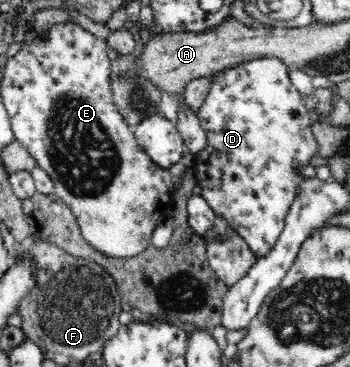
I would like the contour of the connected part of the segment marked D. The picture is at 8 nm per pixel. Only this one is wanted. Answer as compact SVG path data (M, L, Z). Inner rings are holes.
M274 58L248 60L232 69L218 72L209 80L204 103L197 111L206 132L206 147L194 155L192 165L201 196L226 220L226 225L244 239L256 259L264 257L277 242L285 226L292 202L306 177L301 167L310 165L319 143L311 130L315 117L308 111L301 94L290 82L286 64Z

